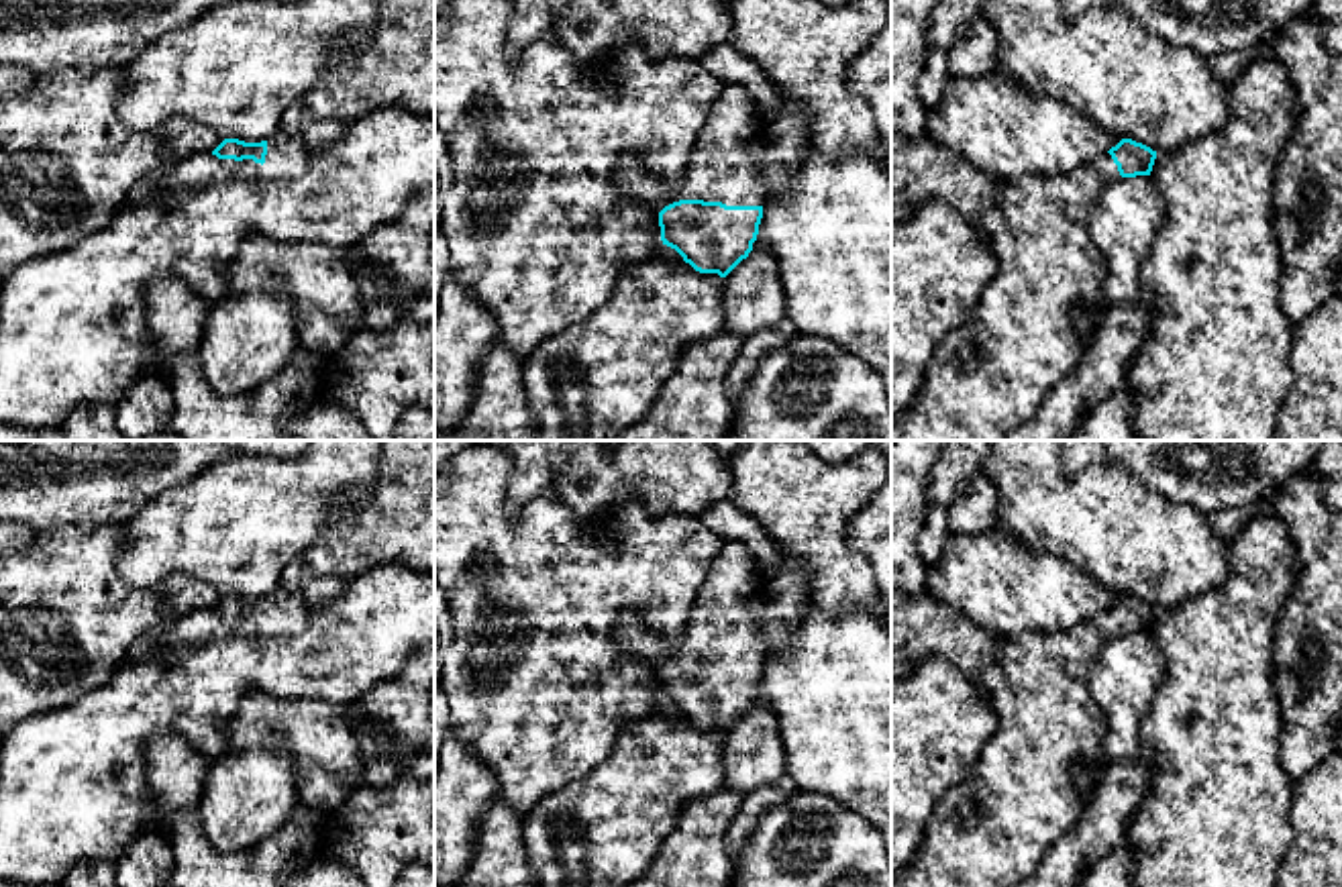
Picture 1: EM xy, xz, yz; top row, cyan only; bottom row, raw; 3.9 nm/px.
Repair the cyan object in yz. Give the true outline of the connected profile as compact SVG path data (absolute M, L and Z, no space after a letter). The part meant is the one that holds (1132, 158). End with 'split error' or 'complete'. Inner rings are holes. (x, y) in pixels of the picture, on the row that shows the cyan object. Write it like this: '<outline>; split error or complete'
M1122 139L1109 151L1073 169L997 181L997 198L981 218L981 230L999 259L997 277L985 288L973 314L934 349L916 400L891 424L891 440L1008 440L1014 430L1038 414L1048 394L1079 363L1087 347L1075 328L1073 308L1105 300L1107 267L1089 234L1089 210L1116 179L1150 175L1154 159L1156 151L1150 147Z; split error

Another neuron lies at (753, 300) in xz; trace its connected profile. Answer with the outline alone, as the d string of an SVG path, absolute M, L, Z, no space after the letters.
M751 251L724 277L724 328L746 341L785 318L787 304L777 263L765 251Z

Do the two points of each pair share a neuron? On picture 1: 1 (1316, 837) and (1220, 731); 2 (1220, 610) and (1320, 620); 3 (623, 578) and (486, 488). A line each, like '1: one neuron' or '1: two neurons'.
1: two neurons
2: two neurons
3: one neuron

